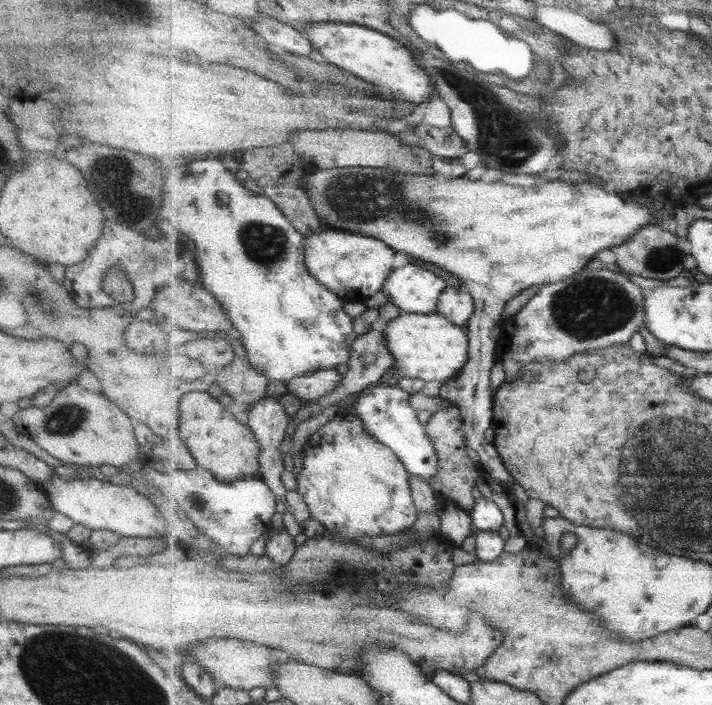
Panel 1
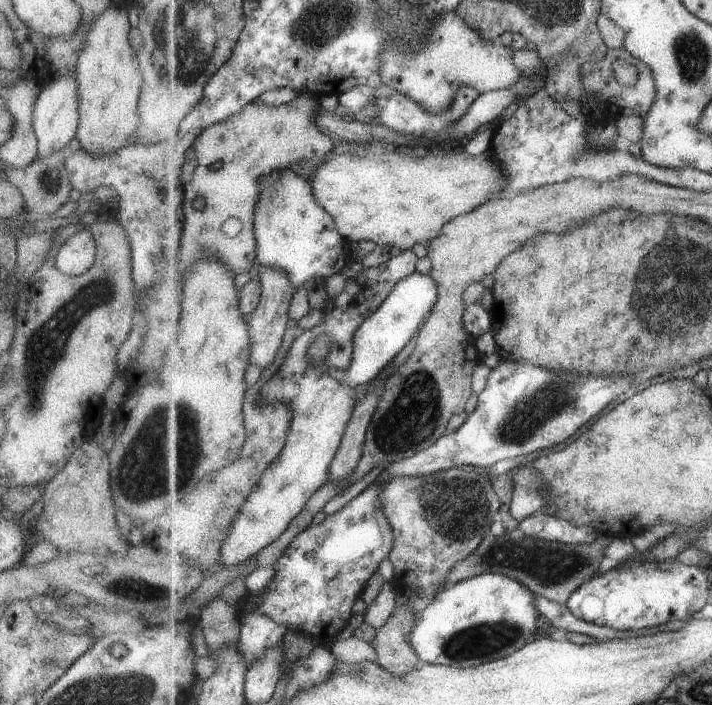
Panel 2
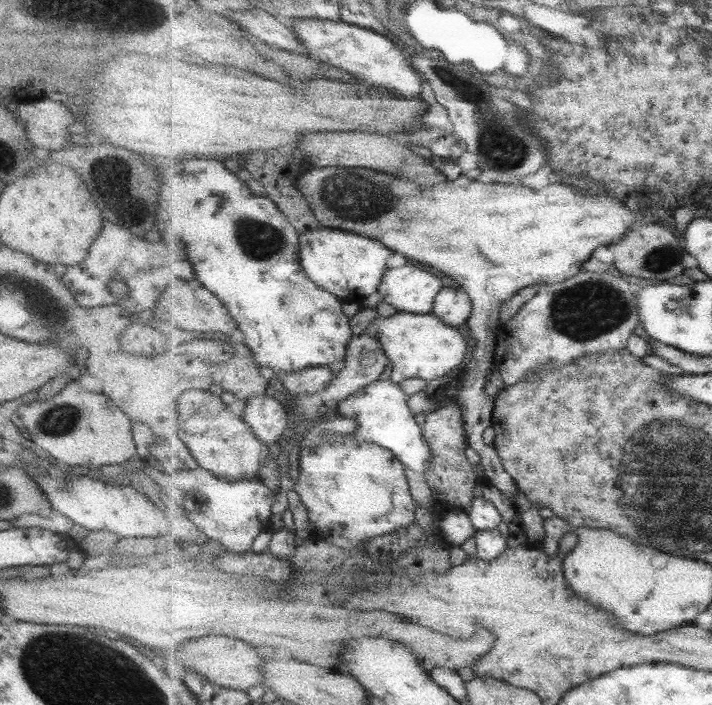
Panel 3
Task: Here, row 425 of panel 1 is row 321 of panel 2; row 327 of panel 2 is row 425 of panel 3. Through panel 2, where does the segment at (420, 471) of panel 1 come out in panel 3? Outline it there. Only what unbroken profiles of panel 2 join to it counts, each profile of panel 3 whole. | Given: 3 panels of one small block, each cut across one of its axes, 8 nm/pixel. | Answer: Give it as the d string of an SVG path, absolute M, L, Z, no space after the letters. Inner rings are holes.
M390 379L379 380L343 400L337 406L337 414L357 419L355 434L353 434L357 441L375 443L389 449L405 464L406 468L425 474L433 466L433 453L429 443L423 437L423 428L417 424L407 404L409 397L401 390L398 383Z

